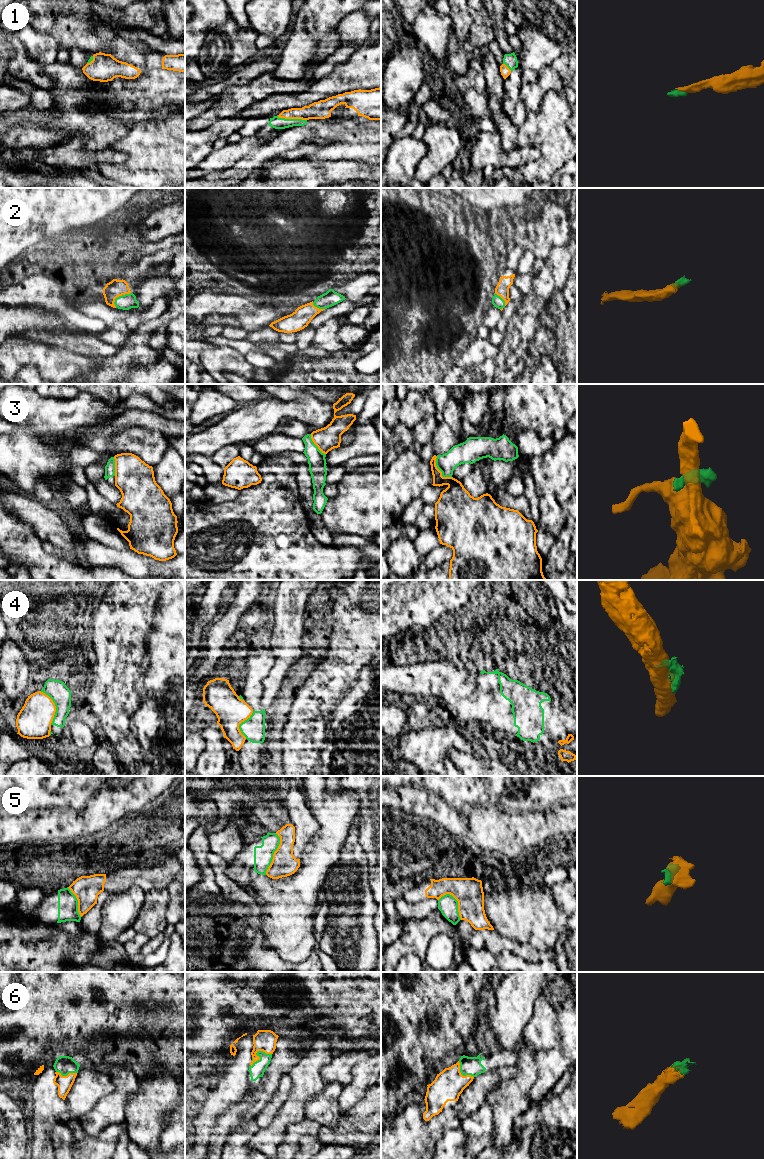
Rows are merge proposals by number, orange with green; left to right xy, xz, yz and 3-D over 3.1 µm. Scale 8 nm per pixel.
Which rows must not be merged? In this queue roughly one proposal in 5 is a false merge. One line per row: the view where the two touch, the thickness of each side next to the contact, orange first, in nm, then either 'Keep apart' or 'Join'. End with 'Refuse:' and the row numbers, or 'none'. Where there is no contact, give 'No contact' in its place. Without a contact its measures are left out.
1: Touches orange in xz. Thickness 140 nm (orange) against 100 nm. Join
2: Touches orange in xy. Thickness 140 nm (orange) against 120 nm. Join
3: Touches orange in yz. Thickness 200 nm (orange) against 160 nm. Keep apart
4: Touches orange in xy. Thickness 280 nm (orange) against 160 nm. Keep apart
5: Touches orange in xz. Thickness 200 nm (orange) against 160 nm. Keep apart
6: Touches orange in xz. Thickness 180 nm (orange) against 120 nm. Join
Refuse: 3, 4, 5

